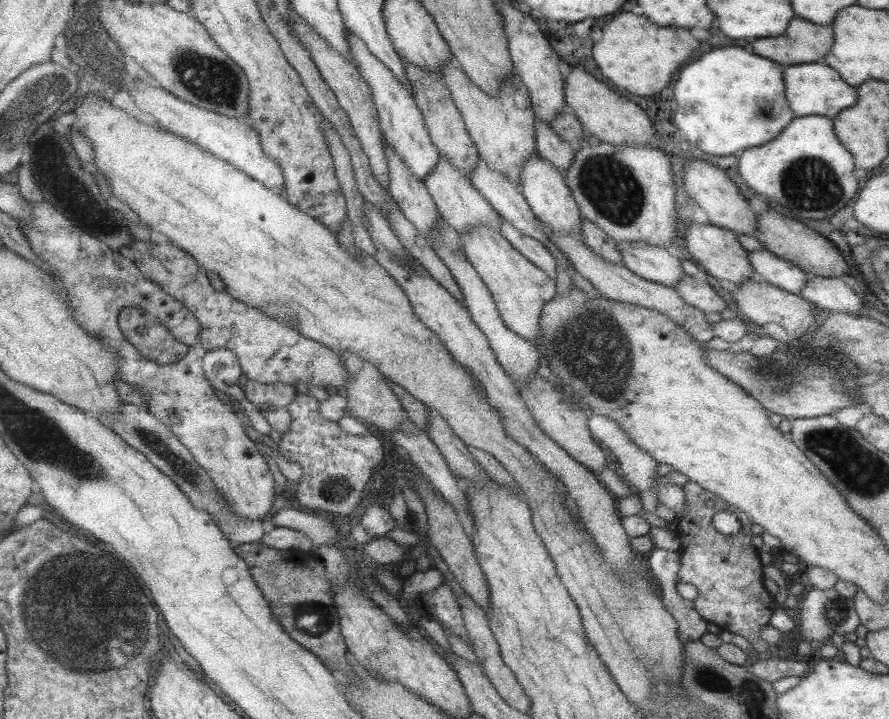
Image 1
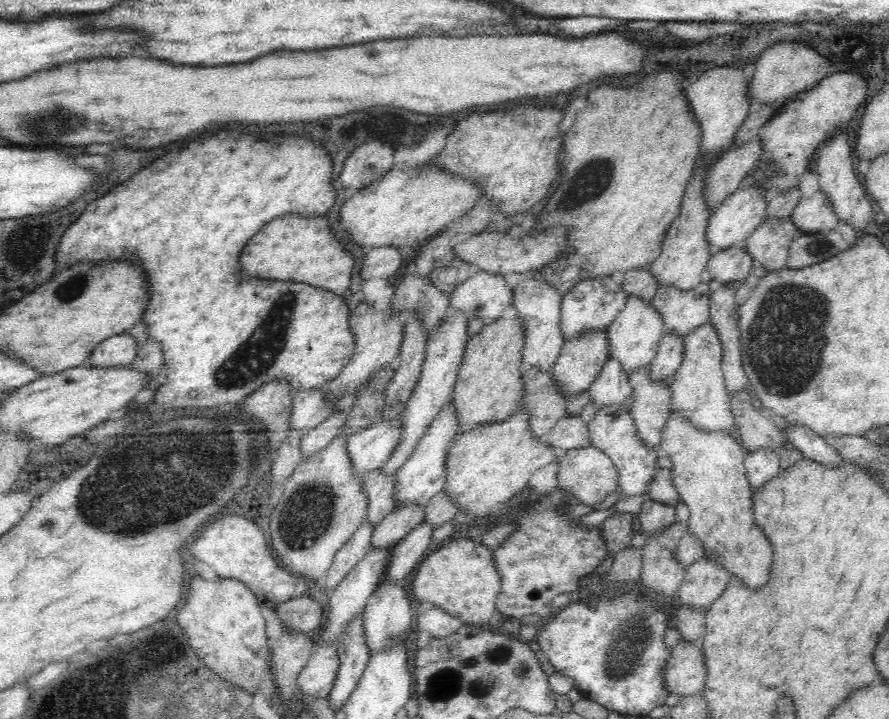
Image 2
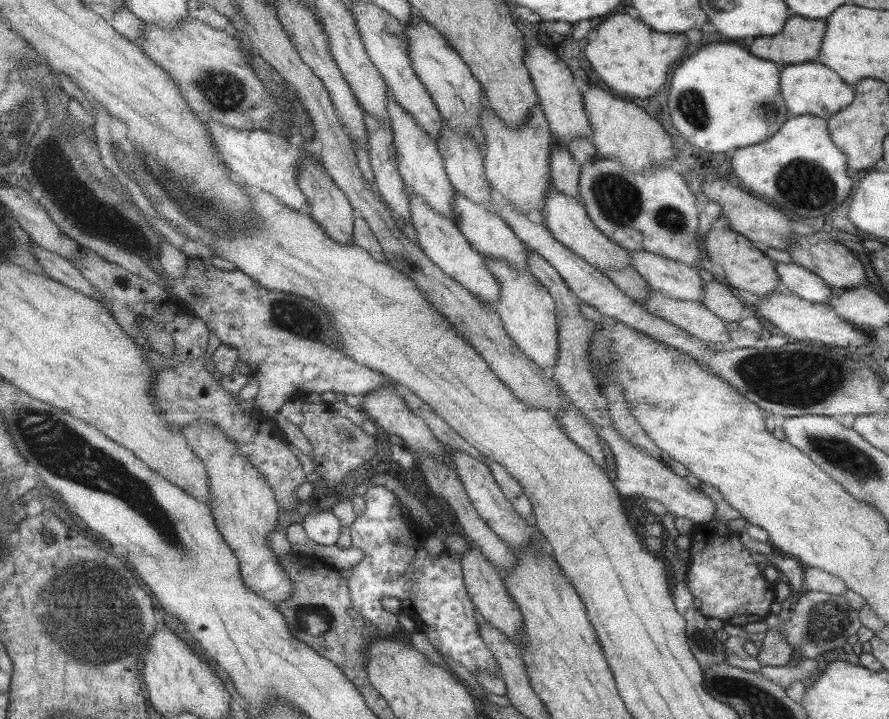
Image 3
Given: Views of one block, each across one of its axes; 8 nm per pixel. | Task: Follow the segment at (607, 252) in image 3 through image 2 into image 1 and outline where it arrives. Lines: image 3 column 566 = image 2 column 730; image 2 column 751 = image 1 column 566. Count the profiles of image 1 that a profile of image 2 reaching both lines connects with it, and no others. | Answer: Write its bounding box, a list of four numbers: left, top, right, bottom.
[516,153,581,237]

